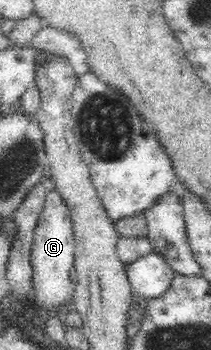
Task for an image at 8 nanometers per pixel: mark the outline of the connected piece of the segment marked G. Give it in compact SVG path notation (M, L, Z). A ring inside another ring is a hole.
M57 188L47 191L45 205L41 211L35 225L33 233L32 253L30 255L33 271L31 280L37 304L43 310L59 311L61 305L73 305L74 283L70 279L71 268L74 267L75 251L74 230L72 218L70 217L70 208L64 201L64 196Z

